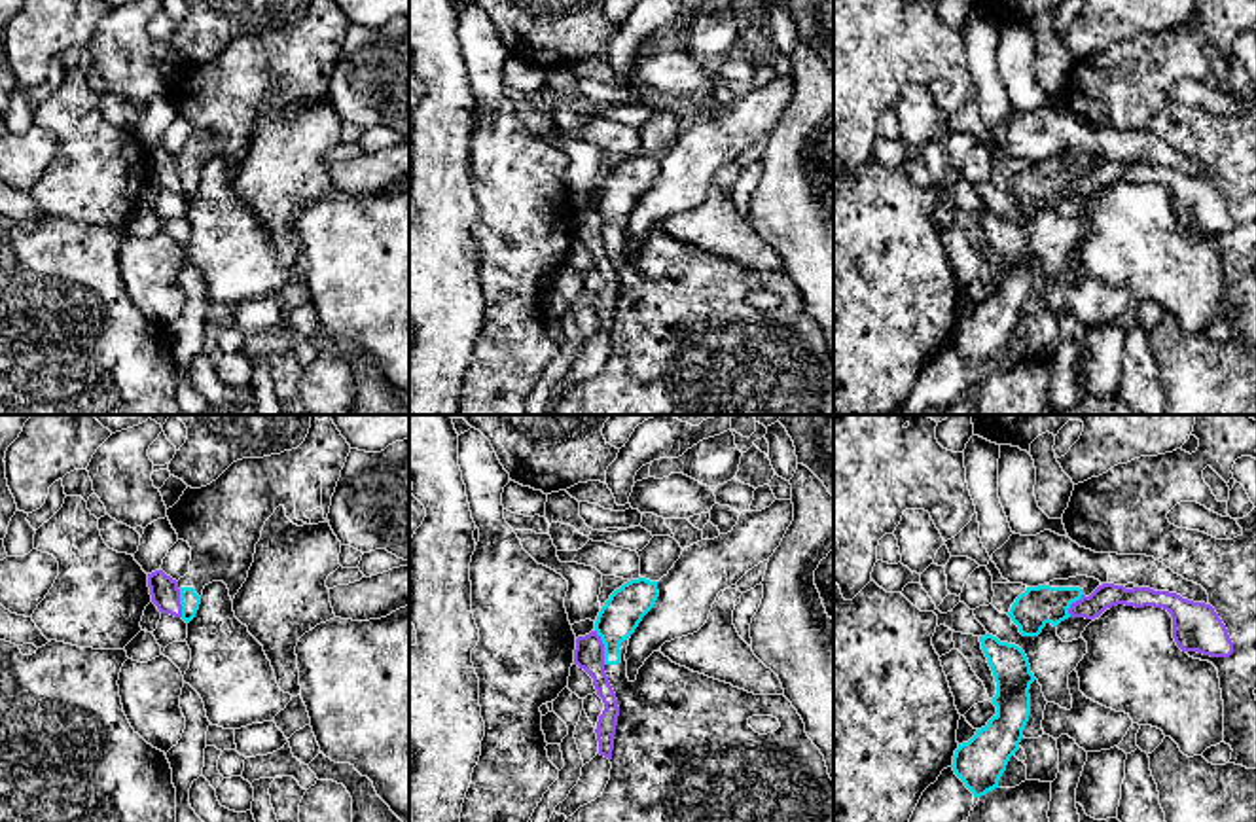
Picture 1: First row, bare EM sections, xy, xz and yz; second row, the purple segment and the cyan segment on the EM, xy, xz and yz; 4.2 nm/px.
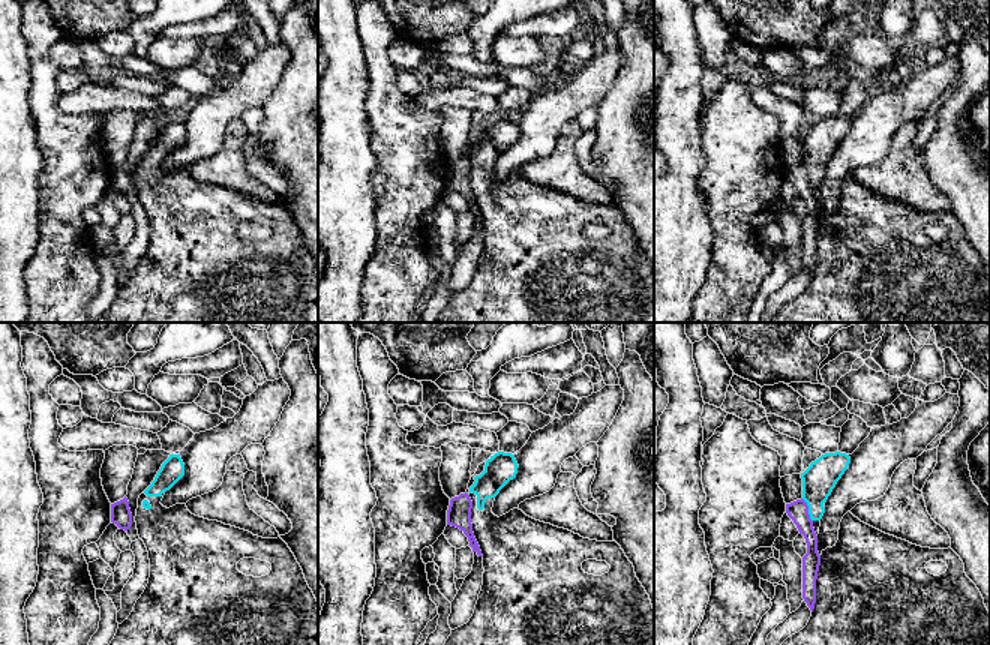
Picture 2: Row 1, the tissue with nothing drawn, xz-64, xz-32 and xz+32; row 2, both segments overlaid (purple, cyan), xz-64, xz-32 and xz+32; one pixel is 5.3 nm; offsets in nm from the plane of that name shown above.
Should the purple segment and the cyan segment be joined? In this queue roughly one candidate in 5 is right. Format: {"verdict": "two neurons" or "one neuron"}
{"verdict": "two neurons"}

